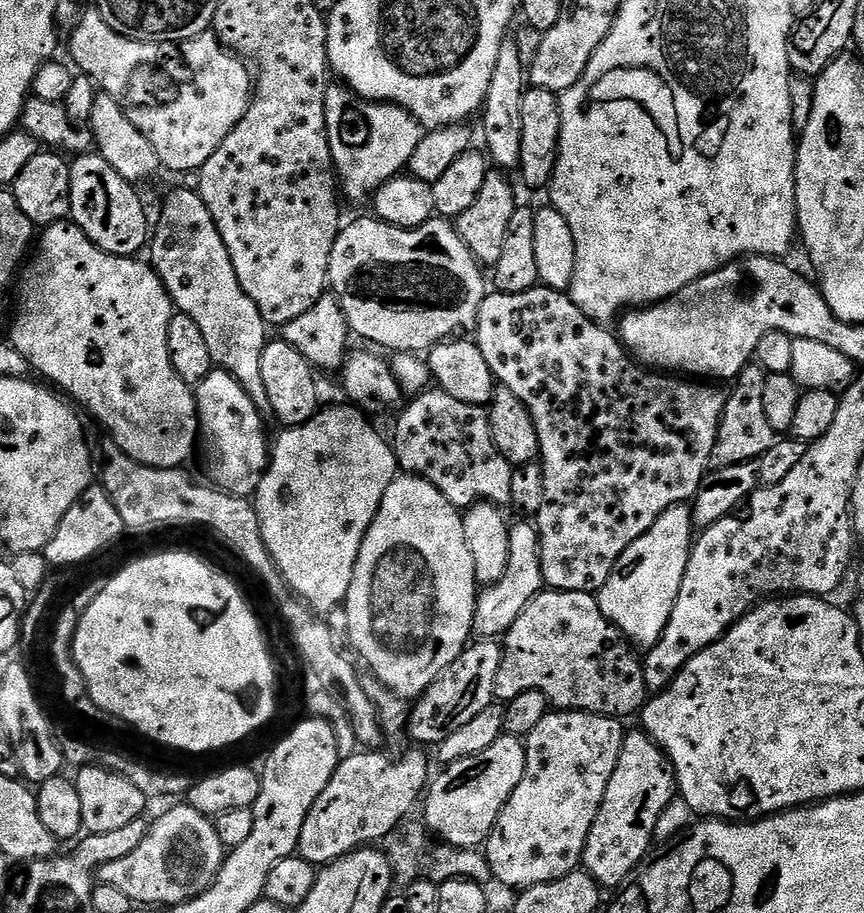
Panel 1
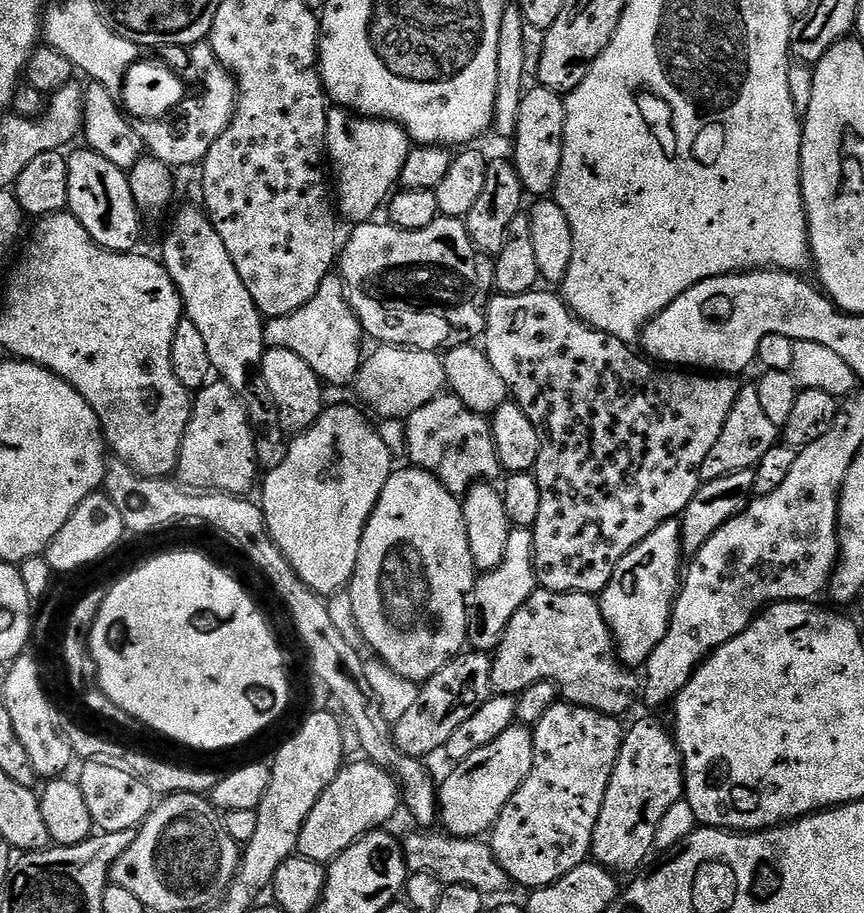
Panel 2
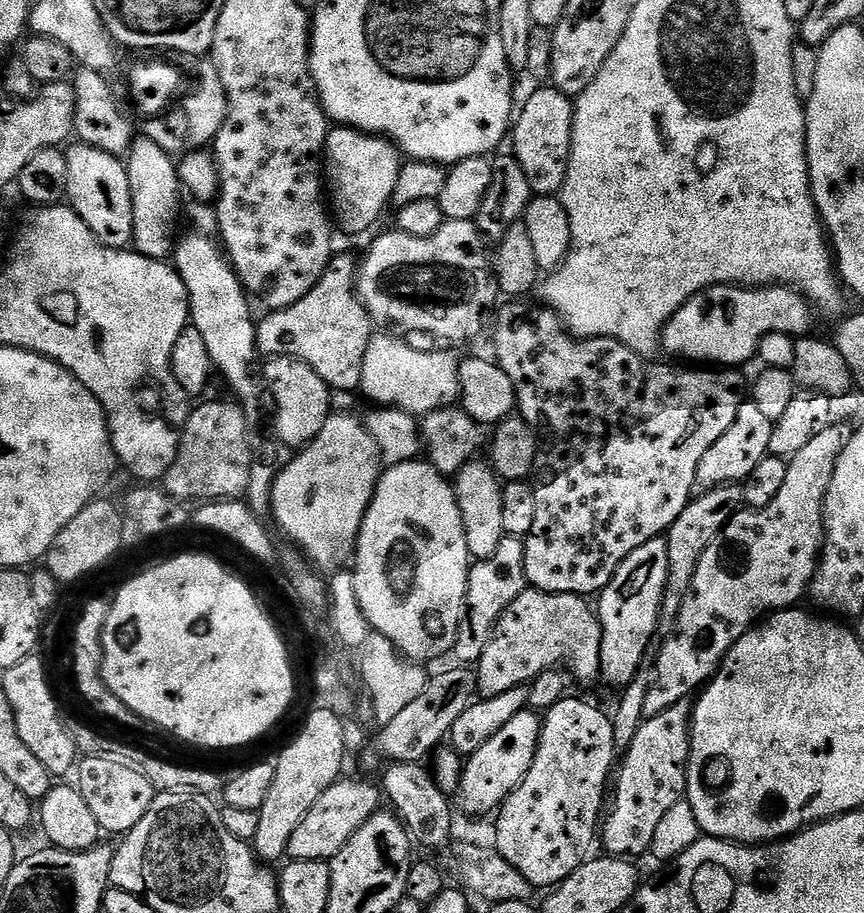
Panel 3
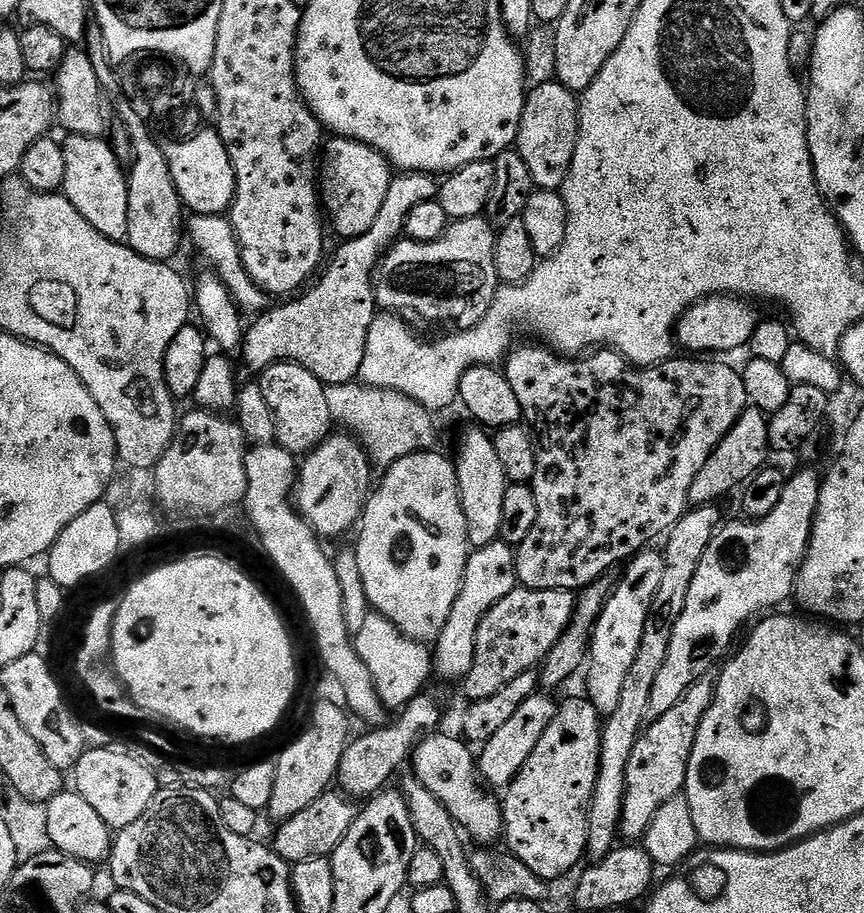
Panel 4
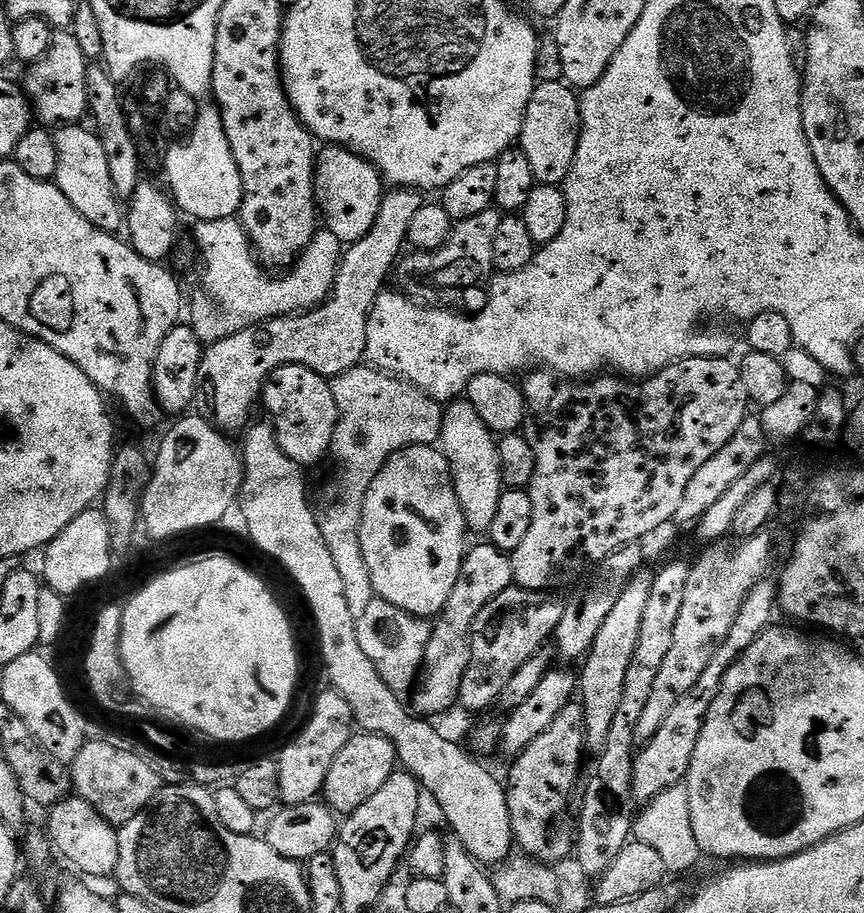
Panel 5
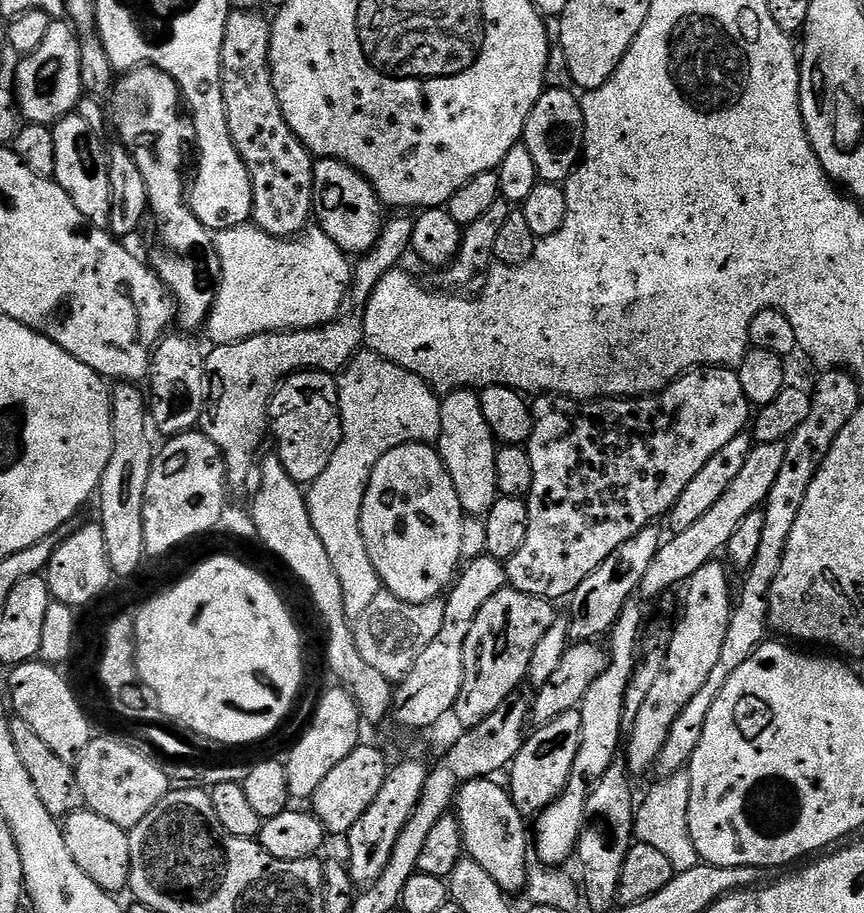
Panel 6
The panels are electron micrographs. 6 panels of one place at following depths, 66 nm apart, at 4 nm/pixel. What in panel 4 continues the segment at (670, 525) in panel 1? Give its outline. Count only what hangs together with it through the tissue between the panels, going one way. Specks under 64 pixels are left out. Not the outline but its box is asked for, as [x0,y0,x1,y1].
[586,550,663,717]

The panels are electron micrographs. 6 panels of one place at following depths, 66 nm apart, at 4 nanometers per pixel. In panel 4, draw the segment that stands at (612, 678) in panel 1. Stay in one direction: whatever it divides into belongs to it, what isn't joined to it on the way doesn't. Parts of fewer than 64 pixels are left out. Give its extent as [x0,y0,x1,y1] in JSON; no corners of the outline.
[462,586,576,699]

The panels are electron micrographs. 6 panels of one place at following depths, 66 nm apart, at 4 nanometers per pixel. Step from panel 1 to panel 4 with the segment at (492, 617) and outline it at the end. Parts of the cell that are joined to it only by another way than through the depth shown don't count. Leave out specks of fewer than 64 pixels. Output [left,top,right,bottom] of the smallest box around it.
[434,539,516,682]

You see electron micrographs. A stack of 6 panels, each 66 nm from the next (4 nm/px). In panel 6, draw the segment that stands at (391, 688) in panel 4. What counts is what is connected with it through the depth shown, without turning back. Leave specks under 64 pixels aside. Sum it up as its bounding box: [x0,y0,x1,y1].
[354,590,446,682]

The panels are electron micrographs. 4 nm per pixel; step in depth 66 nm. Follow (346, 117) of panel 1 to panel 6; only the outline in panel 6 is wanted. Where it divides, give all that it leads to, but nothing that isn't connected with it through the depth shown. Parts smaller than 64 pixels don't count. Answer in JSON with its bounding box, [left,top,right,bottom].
[312,159,382,254]

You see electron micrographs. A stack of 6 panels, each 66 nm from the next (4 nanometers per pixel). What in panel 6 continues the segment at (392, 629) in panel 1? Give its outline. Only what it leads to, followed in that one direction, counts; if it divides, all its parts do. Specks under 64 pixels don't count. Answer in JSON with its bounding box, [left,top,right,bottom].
[360,444,465,604]

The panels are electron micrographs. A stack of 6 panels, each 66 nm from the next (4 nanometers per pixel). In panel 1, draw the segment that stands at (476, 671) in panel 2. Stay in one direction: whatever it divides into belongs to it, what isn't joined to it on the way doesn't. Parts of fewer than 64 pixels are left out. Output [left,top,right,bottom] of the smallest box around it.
[406,638,501,746]

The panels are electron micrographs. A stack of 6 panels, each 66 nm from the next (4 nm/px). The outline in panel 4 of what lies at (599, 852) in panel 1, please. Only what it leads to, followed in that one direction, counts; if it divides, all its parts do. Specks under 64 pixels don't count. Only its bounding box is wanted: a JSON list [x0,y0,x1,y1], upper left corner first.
[619,674,717,841]

